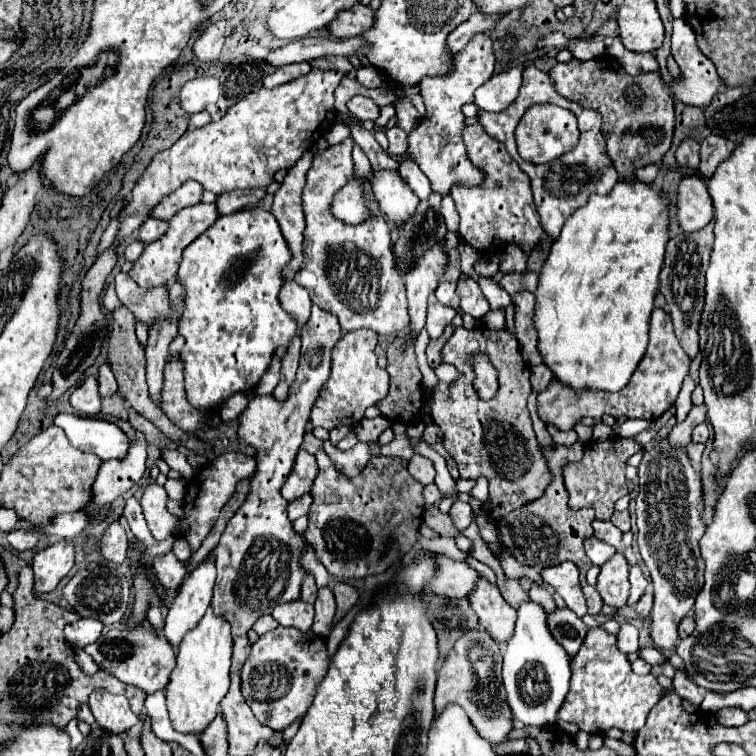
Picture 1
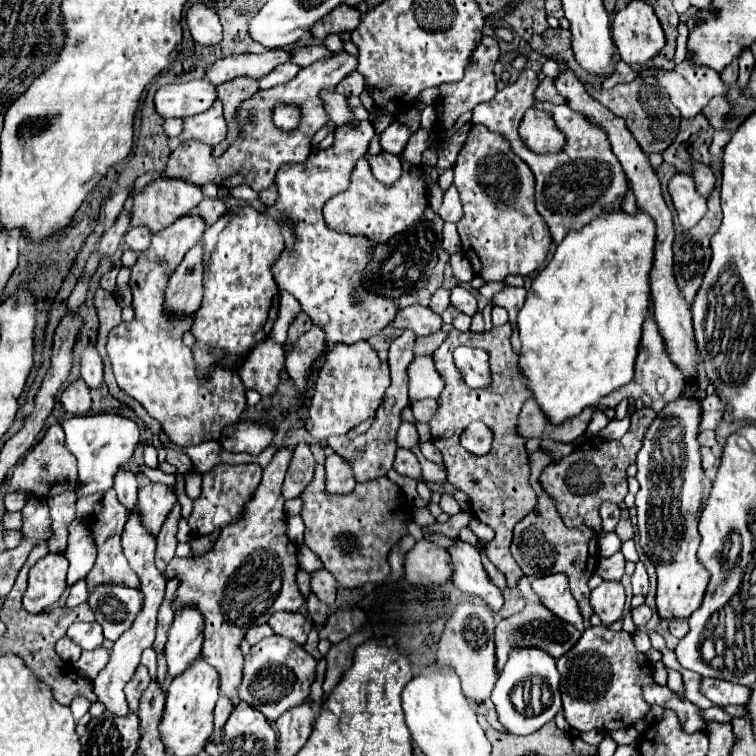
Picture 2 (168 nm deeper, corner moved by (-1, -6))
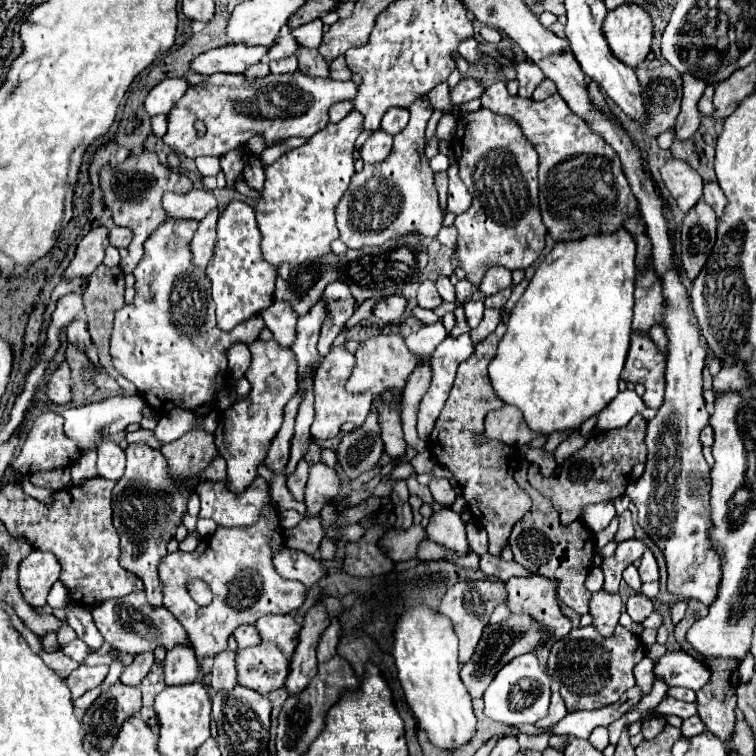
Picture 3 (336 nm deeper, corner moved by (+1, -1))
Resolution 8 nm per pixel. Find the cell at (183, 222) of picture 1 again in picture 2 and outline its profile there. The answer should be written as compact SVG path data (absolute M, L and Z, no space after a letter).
M188 213L152 237L150 249L142 251L132 267L130 287L134 293L132 307L136 317L132 323L122 323L112 329L106 345L118 387L140 401L150 417L162 423L168 439L182 447L218 441L224 427L234 425L246 407L246 387L238 373L230 369L216 369L208 385L200 385L200 381L196 381L192 351L182 343L182 335L190 329L192 319L168 319L162 311L168 277L182 263L188 249L200 241L204 229L204 219L198 213Z

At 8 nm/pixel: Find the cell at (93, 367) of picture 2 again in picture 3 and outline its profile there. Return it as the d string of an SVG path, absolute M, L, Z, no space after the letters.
M72 320L68 326L66 326L66 334L68 334L68 340L80 350L80 352L86 352L92 344L90 340L90 334L88 334L88 328L86 328L86 322L84 320Z

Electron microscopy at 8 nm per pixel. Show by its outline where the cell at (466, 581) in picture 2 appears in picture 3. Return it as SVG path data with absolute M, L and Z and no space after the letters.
M442 508L440 512L432 512L426 532L430 540L456 550L458 556L468 554L468 538L466 538L464 522L460 514L456 514L454 510Z

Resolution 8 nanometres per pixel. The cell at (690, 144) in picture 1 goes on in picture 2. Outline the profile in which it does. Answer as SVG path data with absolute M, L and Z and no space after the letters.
M694 161L692 167L694 167L692 177L694 177L694 181L696 181L698 193L702 193L704 197L708 197L708 193L712 191L712 185L714 185L714 173L712 173L710 167L704 165L702 161Z

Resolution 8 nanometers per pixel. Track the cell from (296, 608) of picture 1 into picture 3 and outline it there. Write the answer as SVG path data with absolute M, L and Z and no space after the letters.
M286 614L286 616L262 616L256 622L258 634L262 642L274 642L284 656L292 656L298 640L298 624L296 620Z

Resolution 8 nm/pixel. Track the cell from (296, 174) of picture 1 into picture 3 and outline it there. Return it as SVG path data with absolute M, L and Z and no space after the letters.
M350 100L336 102L336 104L330 108L330 122L342 120L346 114L350 114L350 110L352 110L352 102L350 102Z

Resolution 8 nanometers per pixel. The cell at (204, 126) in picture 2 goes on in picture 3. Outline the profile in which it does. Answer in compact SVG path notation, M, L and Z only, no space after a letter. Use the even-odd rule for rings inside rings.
M296 70L294 74L268 74L260 80L246 80L244 74L214 74L208 76L204 84L190 86L182 100L170 110L168 116L168 132L164 134L164 144L168 144L172 150L184 154L186 158L198 158L198 156L224 156L230 150L236 150L244 146L252 136L260 134L266 142L266 146L286 140L290 136L302 136L310 138L318 130L322 130L328 124L328 108L336 104L338 100L352 100L356 92L356 84L346 80L346 82L336 82L330 78L310 78ZM196 122L204 124L204 134L198 132Z

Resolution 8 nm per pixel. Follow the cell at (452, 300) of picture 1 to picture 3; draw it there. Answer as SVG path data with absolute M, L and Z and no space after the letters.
M424 280L418 288L418 306L420 308L438 308L442 304L442 298L438 296L438 290L434 288L434 284L430 280Z

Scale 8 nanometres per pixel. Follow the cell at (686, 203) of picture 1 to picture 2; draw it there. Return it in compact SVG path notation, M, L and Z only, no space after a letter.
M676 173L668 185L674 209L684 231L692 229L706 213L706 199L696 191L694 181L686 173Z

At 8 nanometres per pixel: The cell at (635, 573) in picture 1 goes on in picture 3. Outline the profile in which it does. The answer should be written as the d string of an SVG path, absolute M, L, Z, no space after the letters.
M646 550L644 556L642 556L642 564L640 564L640 578L642 582L652 582L652 580L658 580L660 578L660 572L658 572L658 562L652 554L652 550Z

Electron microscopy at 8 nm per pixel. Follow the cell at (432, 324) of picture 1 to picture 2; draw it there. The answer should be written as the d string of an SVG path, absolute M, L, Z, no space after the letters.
M410 305L400 309L394 327L408 327L412 331L416 331L416 335L430 335L434 331L440 331L444 325L442 317L438 313L434 313L430 307L422 307L422 305Z

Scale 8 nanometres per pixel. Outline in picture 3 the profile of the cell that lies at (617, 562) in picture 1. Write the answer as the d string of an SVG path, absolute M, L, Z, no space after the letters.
M594 592L590 600L590 616L592 616L592 626L602 634L602 636L612 636L618 618L622 610L622 600L620 594L610 594L610 592Z

